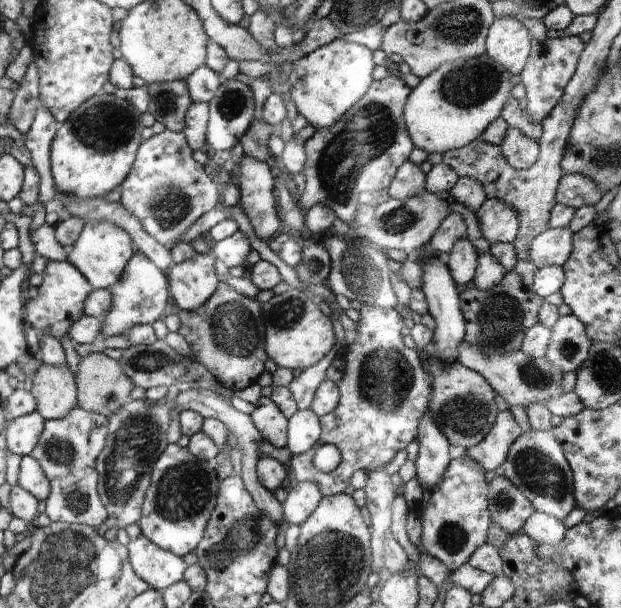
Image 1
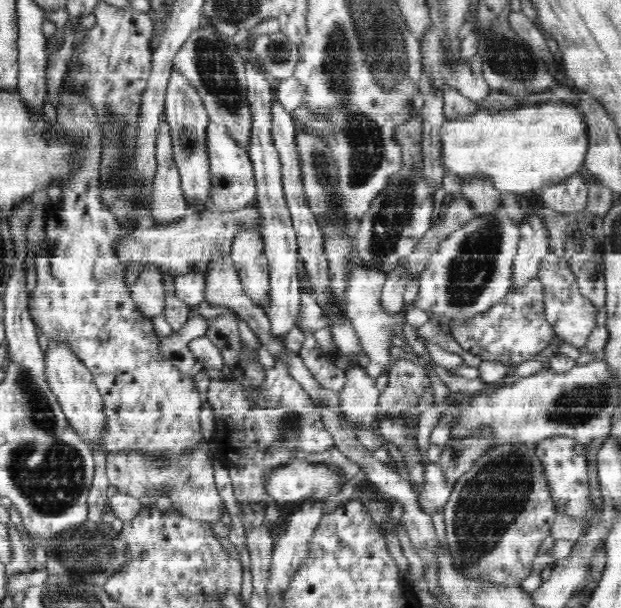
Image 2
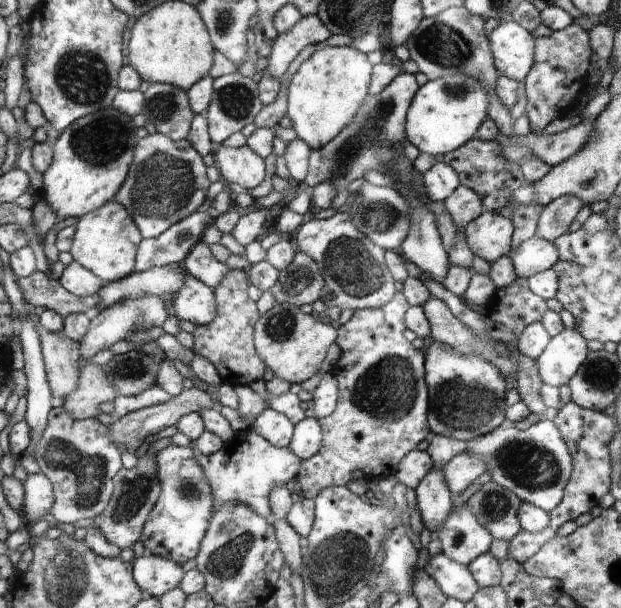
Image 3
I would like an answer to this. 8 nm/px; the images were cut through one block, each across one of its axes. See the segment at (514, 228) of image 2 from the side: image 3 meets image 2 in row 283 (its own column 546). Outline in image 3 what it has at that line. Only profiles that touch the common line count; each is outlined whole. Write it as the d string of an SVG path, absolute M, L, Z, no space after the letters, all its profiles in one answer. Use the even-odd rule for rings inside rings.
M546 418L540 419L537 424L530 426L524 431L516 429L514 424L509 424L495 429L492 433L480 439L466 443L439 435L428 436L427 439L430 443L427 452L432 461L434 461L434 467L445 467L455 455L468 451L485 462L486 473L490 475L492 481L514 492L523 502L532 504L546 513L550 513L563 500L564 490L573 470L573 461L564 440L558 433L554 422Z

